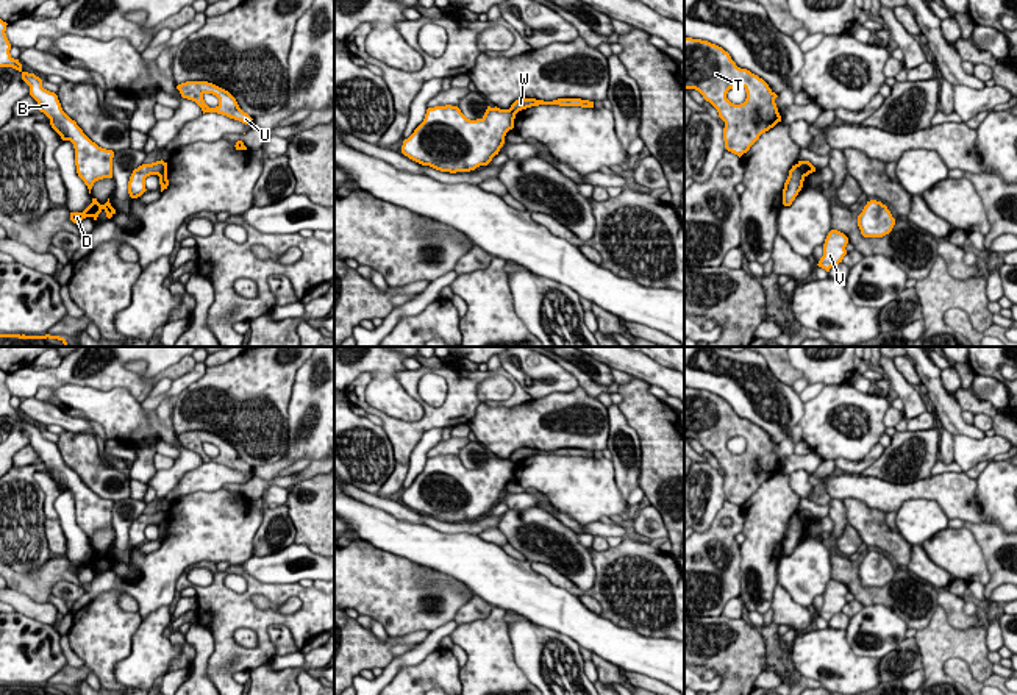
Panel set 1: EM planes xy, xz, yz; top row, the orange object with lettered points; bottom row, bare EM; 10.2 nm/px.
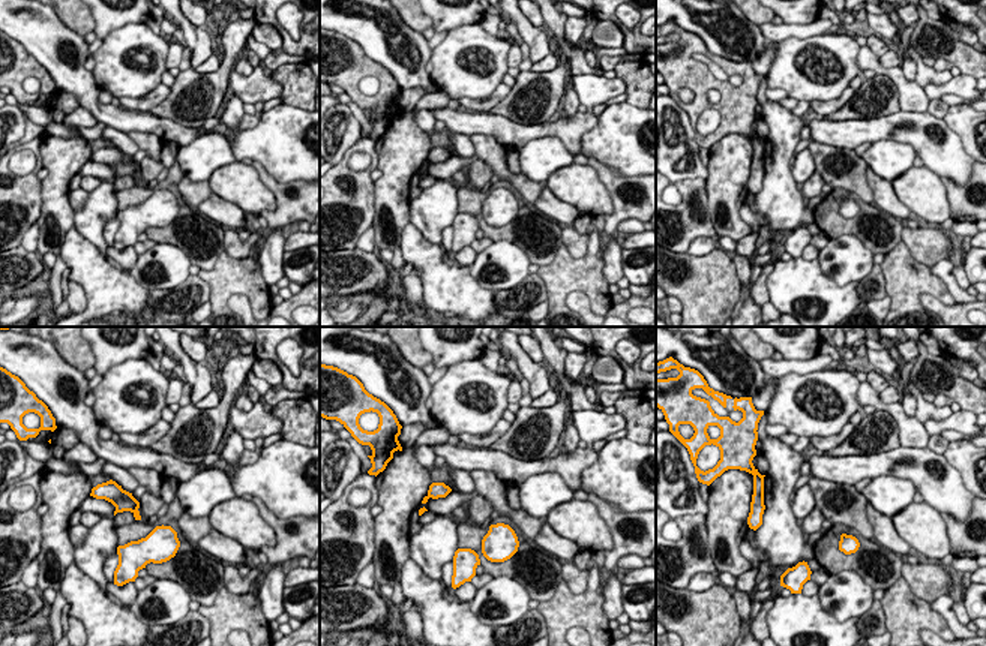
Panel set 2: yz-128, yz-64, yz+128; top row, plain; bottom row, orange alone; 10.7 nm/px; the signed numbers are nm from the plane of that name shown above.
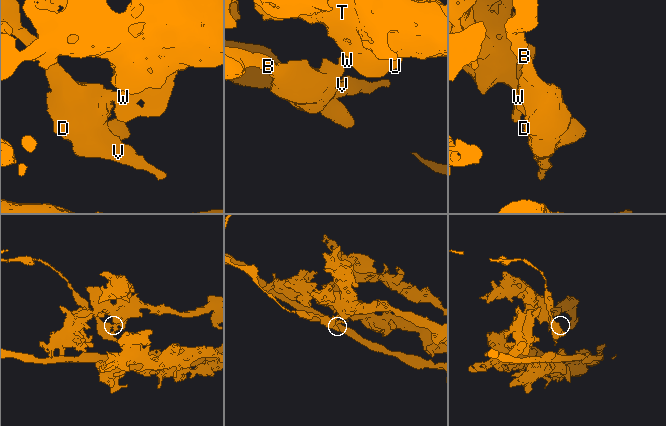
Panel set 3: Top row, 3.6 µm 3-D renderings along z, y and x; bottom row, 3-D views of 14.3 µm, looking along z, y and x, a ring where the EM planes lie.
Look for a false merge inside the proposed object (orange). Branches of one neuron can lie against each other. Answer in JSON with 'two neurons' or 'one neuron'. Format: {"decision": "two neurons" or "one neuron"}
{"decision": "two neurons"}

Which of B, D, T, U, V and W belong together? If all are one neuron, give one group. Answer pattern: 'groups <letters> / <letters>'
groups B D V / T U W

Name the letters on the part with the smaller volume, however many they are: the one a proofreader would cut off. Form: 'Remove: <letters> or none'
Remove: B, D, V

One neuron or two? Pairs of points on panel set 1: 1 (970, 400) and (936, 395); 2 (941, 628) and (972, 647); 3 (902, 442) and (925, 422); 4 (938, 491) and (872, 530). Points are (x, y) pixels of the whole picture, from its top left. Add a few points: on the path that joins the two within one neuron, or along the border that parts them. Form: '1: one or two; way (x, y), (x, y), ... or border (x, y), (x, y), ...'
1: two; border (953, 394), (963, 409)
2: one; way (949, 636), (956, 644), (964, 644)
3: two; border (934, 425), (925, 430), (908, 431)
4: two; border (850, 498), (858, 498), (872, 509), (886, 513)

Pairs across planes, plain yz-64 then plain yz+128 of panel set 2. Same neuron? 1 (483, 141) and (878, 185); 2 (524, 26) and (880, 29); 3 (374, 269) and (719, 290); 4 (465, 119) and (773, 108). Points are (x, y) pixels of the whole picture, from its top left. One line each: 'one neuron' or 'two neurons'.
1: two neurons
2: two neurons
3: one neuron
4: two neurons

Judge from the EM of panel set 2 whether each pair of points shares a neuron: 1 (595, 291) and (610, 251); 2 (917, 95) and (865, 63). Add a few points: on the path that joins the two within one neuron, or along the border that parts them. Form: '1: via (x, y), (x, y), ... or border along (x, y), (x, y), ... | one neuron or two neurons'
1: border along (601, 251), (602, 275), (610, 284) | two neurons
2: via (904, 84), (892, 72), (878, 69) | one neuron

